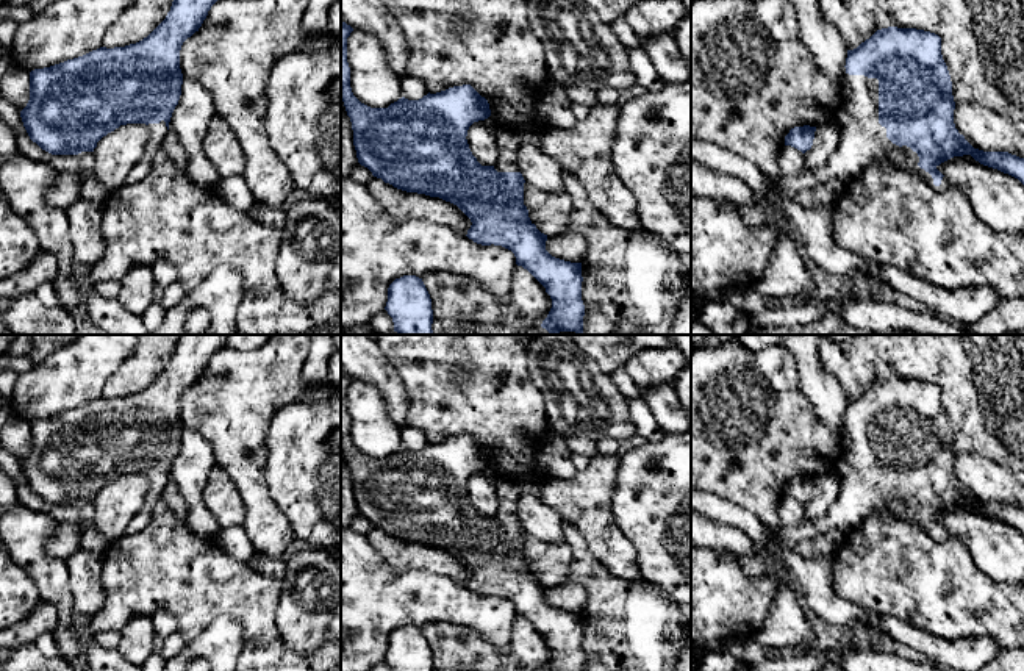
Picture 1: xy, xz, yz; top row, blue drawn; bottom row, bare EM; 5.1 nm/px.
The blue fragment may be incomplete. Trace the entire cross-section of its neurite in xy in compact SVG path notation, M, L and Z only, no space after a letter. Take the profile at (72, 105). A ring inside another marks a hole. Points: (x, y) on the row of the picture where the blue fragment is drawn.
M174 0L166 19L136 44L100 47L83 56L31 70L30 100L20 111L30 139L52 155L78 155L94 152L97 142L120 125L145 124L149 141L125 183L133 185L145 178L156 152L163 149L172 113L181 95L181 45L199 31L216 2Z

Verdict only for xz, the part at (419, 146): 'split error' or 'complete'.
split error

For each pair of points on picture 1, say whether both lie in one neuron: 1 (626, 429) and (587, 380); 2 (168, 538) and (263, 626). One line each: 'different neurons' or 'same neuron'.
1: same neuron
2: same neuron

